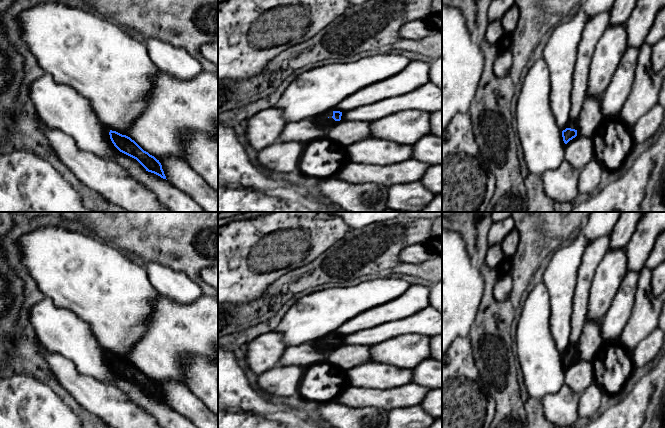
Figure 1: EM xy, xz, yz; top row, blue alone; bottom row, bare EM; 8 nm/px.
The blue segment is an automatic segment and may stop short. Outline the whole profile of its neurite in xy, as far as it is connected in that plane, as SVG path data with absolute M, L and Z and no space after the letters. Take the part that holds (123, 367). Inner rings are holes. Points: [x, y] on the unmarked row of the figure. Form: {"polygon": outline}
{"polygon": "M110 354L109 359L112 367L120 376L136 383L146 393L146 395L166 403L159 384L144 375L134 364L112 354Z"}

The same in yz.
{"polygon": "M569 346L566 353L562 355L562 361L565 368L577 360L578 346Z"}

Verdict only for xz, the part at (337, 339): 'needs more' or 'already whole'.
needs more

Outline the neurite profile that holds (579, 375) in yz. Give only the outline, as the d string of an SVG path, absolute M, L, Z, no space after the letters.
M577 359L565 369L564 384L579 395L594 380L594 367L592 362Z

